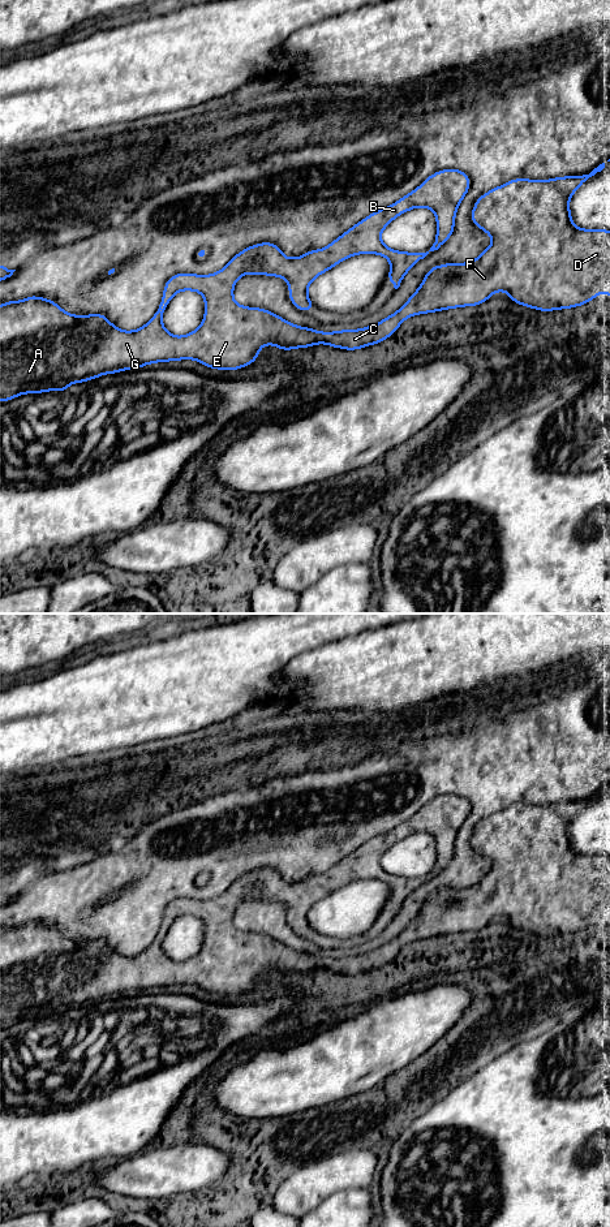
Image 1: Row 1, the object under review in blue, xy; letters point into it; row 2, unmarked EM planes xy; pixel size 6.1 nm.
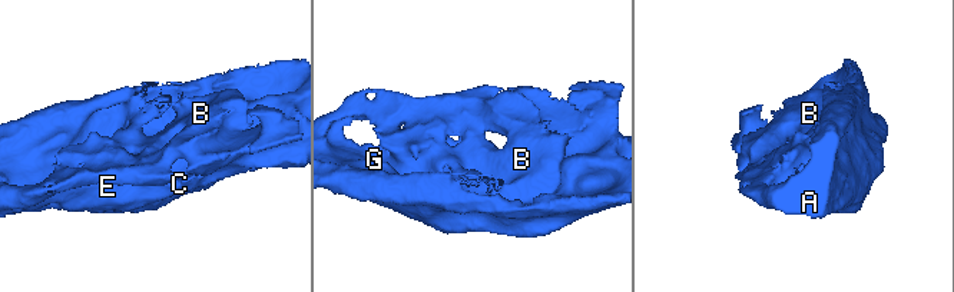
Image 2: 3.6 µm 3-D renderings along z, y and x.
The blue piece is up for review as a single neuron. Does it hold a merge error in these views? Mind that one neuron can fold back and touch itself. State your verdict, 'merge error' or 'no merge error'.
no merge error

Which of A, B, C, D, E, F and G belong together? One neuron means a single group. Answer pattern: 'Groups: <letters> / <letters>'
Groups: A B C D E F G

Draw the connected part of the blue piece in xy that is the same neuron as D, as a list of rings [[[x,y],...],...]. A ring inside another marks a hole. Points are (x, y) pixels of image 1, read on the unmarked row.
[[[605,788],[594,793],[589,800],[555,802],[544,806],[529,804],[514,804],[504,810],[497,811],[482,819],[474,828],[471,844],[476,852],[489,858],[493,869],[481,878],[481,881],[468,888],[446,888],[430,894],[418,914],[409,925],[394,939],[383,946],[360,955],[339,955],[335,957],[321,957],[308,952],[300,952],[284,946],[282,942],[261,934],[246,933],[235,927],[233,912],[245,899],[267,900],[283,903],[289,912],[289,926],[301,937],[310,937],[315,931],[308,922],[308,912],[321,899],[331,895],[341,886],[356,879],[379,879],[390,886],[391,895],[386,905],[398,914],[405,899],[430,877],[438,875],[454,858],[455,840],[458,832],[471,811],[471,804],[463,796],[456,793],[443,795],[429,801],[418,813],[400,823],[394,830],[381,834],[345,858],[334,865],[328,871],[318,875],[310,875],[298,883],[288,883],[282,879],[278,870],[272,867],[261,867],[252,870],[236,879],[228,890],[211,900],[177,899],[168,903],[164,909],[162,926],[154,942],[141,953],[134,956],[123,956],[113,951],[104,939],[72,940],[47,924],[29,921],[21,926],[8,926],[0,930],[0,1026],[9,1026],[23,1019],[40,1019],[47,1016],[65,1017],[70,1008],[82,1008],[93,1006],[104,999],[115,999],[124,995],[141,994],[149,989],[194,985],[210,994],[237,995],[252,990],[261,973],[275,970],[280,976],[297,973],[309,973],[315,969],[327,969],[334,973],[356,976],[364,972],[382,968],[390,963],[399,951],[409,942],[428,939],[441,935],[448,935],[464,931],[478,931],[487,926],[493,918],[504,916],[517,930],[524,930],[540,937],[554,937],[558,934],[570,934],[587,930],[602,917],[610,918],[610,856],[607,854],[583,854],[572,849],[568,827],[572,819],[592,801],[601,797]],[[417,832],[428,832],[434,836],[437,844],[437,862],[433,871],[426,878],[396,877],[387,873],[382,865],[382,856],[399,840]],[[181,916],[194,916],[205,922],[205,942],[202,950],[185,961],[173,961],[163,952],[163,939],[172,922]]]

